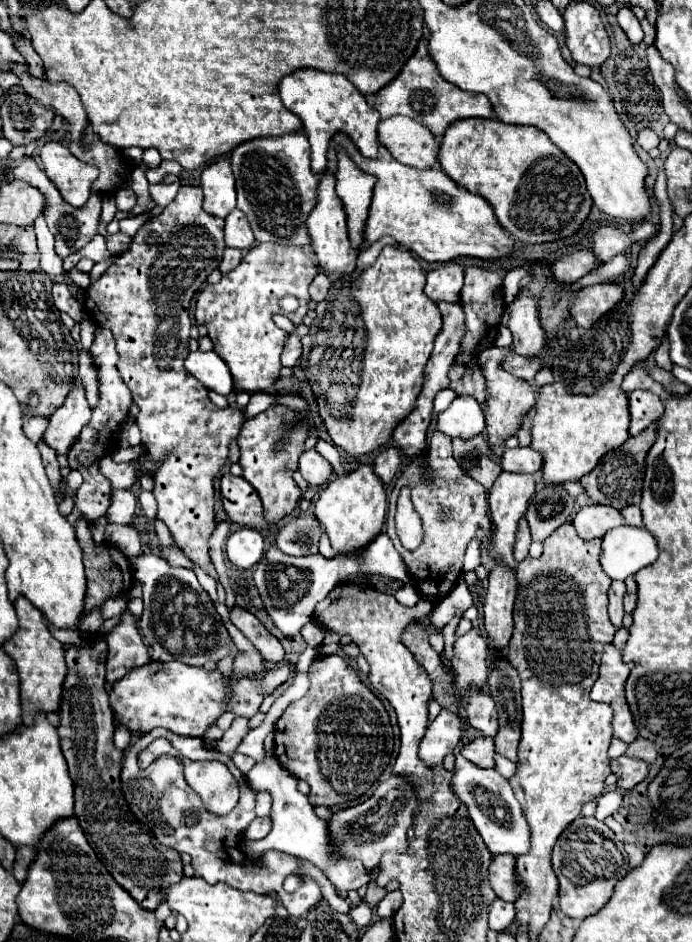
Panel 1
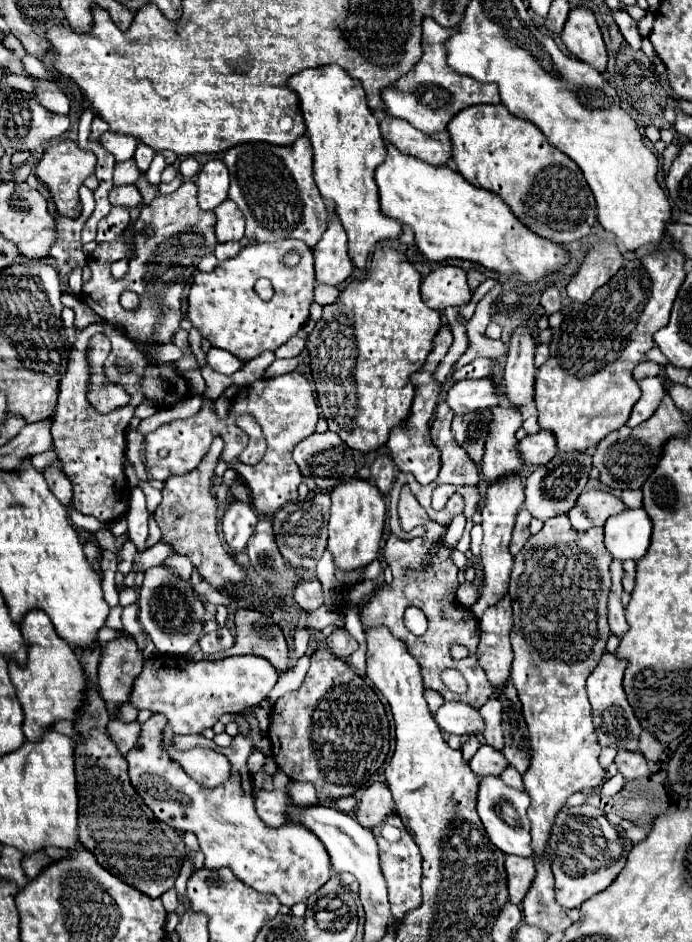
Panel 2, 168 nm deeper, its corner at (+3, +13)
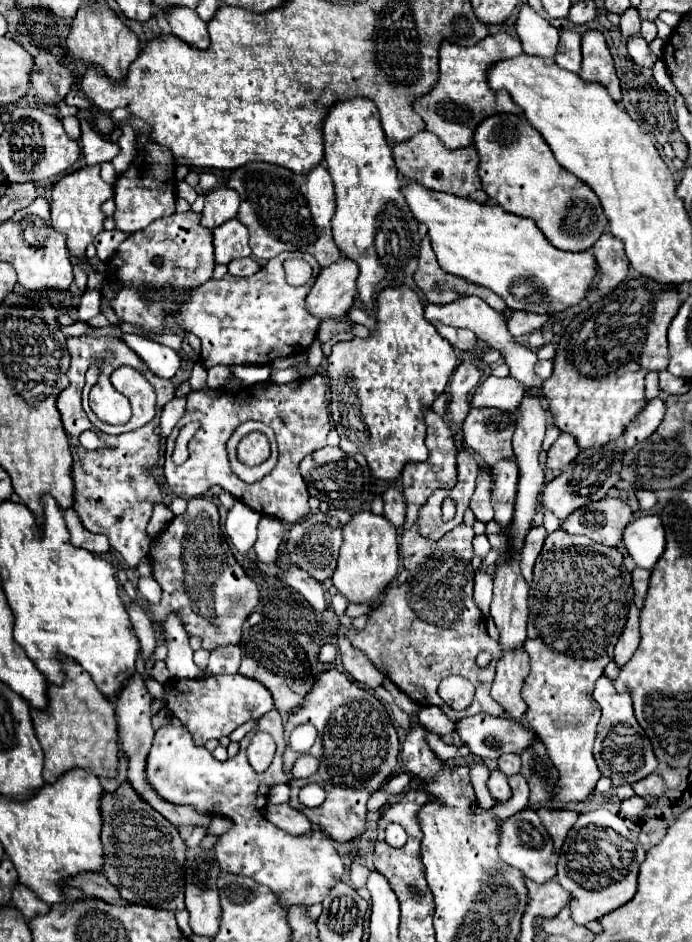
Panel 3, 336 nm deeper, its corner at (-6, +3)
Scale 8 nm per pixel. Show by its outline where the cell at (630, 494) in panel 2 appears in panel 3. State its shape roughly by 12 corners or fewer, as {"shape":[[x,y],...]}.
{"shape":[[638,490],[642,510],[656,506],[654,492]]}

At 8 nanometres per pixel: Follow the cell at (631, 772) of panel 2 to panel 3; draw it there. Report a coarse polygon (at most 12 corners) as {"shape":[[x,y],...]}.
{"shape":[[658,774],[632,784],[646,800],[660,798],[666,790]]}

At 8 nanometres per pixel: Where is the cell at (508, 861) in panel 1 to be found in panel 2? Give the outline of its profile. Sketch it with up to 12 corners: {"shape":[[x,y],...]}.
{"shape":[[505,856],[509,900],[521,904],[535,878],[533,858]]}

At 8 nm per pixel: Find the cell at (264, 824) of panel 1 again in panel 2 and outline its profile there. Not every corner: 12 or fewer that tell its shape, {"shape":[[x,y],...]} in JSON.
{"shape":[[277,768],[275,790],[259,790],[255,808],[267,826],[283,826],[289,778]]}

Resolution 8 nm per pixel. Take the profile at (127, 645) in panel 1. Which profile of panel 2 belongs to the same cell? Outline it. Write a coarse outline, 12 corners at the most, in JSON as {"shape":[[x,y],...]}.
{"shape":[[131,636],[103,646],[99,694],[111,714],[129,700],[145,656]]}

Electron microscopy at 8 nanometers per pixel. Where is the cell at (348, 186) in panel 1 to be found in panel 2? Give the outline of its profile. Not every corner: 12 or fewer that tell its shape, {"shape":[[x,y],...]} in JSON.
{"shape":[[341,66],[289,78],[313,172],[363,270],[397,238],[373,172],[387,156],[361,82]]}

